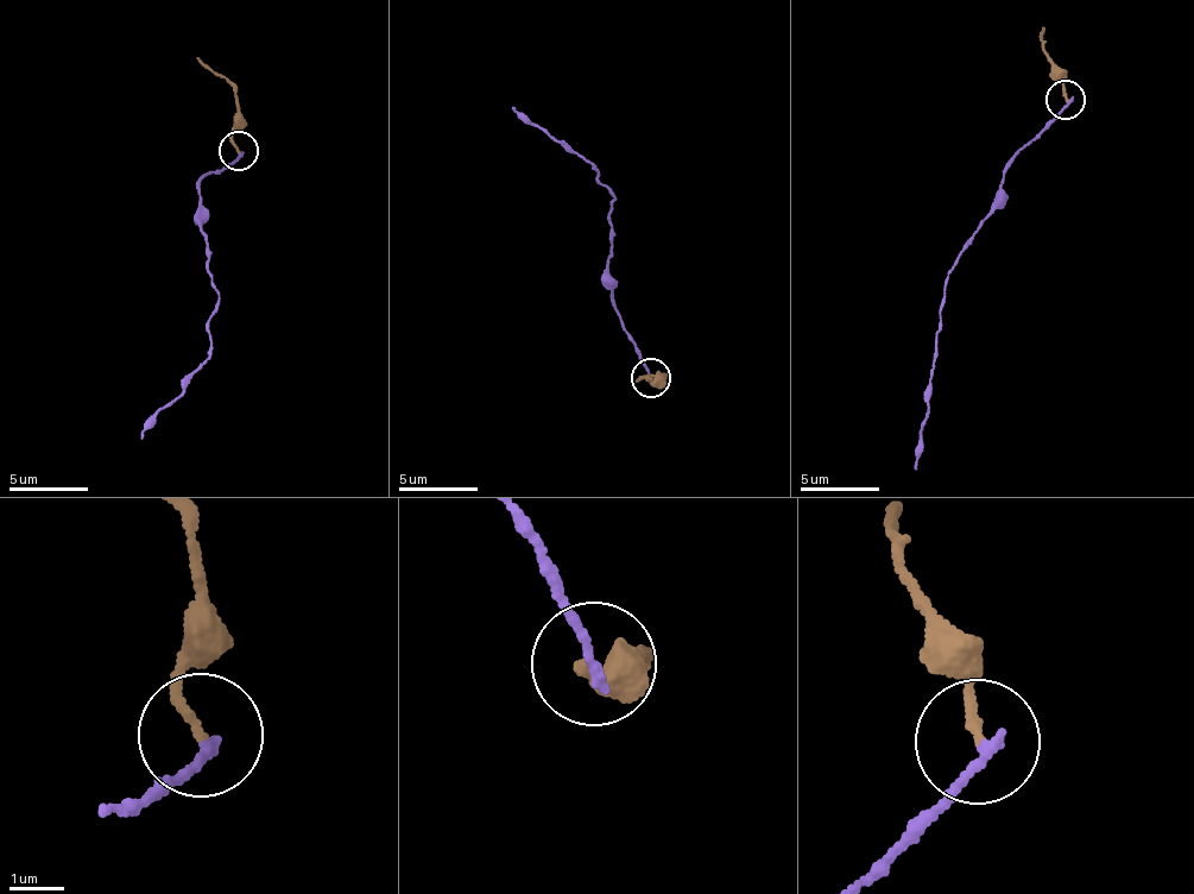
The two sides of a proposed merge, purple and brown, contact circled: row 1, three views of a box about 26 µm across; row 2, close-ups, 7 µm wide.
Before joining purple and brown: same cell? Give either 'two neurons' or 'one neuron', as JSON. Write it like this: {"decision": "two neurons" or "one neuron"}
{"decision": "two neurons"}

